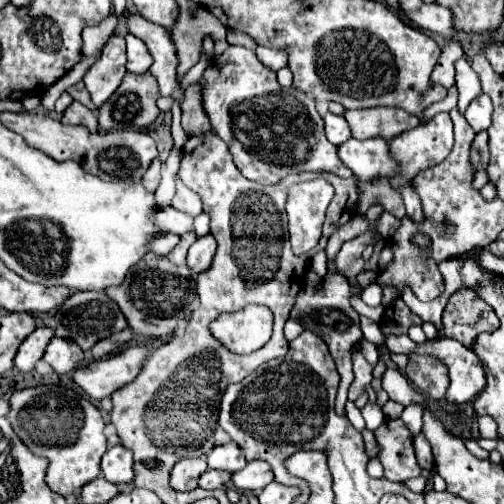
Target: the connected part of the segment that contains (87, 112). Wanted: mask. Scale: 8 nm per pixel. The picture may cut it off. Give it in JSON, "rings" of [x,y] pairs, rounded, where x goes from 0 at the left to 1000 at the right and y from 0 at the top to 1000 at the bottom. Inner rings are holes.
{"rings":[[[143,202],[131,214],[131,222],[123,226],[123,242],[127,246],[163,246],[179,262],[194,262],[194,230],[190,230],[190,222],[163,210],[159,202]]]}

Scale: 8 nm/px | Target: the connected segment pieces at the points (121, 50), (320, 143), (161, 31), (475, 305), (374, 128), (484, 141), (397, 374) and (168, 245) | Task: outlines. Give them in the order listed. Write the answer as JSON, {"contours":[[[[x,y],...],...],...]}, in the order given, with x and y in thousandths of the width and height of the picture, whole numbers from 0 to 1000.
{"contours":[[[[222,67],[198,107],[198,115],[171,139],[167,167],[183,190],[190,214],[198,214],[238,171],[250,143],[250,87],[246,75]]],[[[452,91],[437,111],[413,111],[413,131],[393,159],[401,175],[401,210],[417,238],[421,262],[433,266],[456,294],[464,325],[492,357],[512,365],[552,365],[571,345],[595,341],[659,341],[675,353],[694,353],[694,333],[671,313],[671,294],[647,278],[643,238],[627,222],[623,194],[591,183],[587,175],[563,175],[548,159],[548,143],[520,127],[504,99],[480,91]]],[[[254,28],[250,52],[254,63],[274,71],[306,111],[306,127],[298,143],[313,159],[317,190],[337,190],[353,175],[353,159],[349,159],[353,119],[349,119],[349,95],[337,79],[337,60],[286,40],[278,28]]],[[[909,575],[893,587],[877,639],[881,651],[869,659],[869,667],[913,675],[929,690],[948,663],[976,659],[992,647],[984,619],[937,575]]],[[[774,210],[687,218],[683,234],[690,238],[698,270],[706,278],[730,278],[746,270],[774,278],[778,270],[825,254],[837,242],[829,230],[810,226],[798,214],[774,214]]],[[[948,262],[940,282],[937,282],[937,294],[933,294],[933,325],[937,325],[937,337],[948,341],[948,337],[960,337],[968,329],[968,317],[972,317],[972,298],[968,298],[968,262]]],[[[766,730],[758,746],[758,770],[770,778],[778,794],[794,798],[798,806],[810,806],[813,798],[829,798],[837,806],[845,802],[841,786],[817,762],[810,762],[810,750],[786,730]]],[[[313,464],[306,478],[300,480],[302,498],[315,508],[329,510],[337,502],[337,496],[353,484],[355,476],[357,470],[349,464]]]]}

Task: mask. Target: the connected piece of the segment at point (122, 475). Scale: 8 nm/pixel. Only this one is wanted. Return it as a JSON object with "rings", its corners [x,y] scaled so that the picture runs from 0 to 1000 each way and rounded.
{"rings":[[[242,881],[214,889],[210,901],[202,905],[202,940],[222,960],[262,956],[262,948],[266,948],[262,897],[254,889],[246,889]]]}

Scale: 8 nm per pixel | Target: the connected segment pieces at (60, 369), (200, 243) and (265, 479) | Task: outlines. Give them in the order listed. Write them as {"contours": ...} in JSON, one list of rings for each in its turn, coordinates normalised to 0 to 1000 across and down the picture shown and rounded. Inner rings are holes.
{"contours":[[[[107,667],[87,698],[87,714],[115,742],[135,742],[159,726],[159,718],[167,714],[167,698],[155,683],[139,679],[139,675],[123,675],[119,667]]],[[[413,464],[413,468],[401,468],[393,472],[377,496],[373,496],[373,508],[369,508],[369,524],[381,540],[397,544],[405,536],[413,536],[421,528],[421,512],[425,512],[425,500],[429,500],[429,476]]],[[[500,913],[488,921],[484,933],[472,933],[468,940],[460,940],[460,960],[476,976],[508,976],[536,956],[540,956],[540,933],[520,913]]]]}

